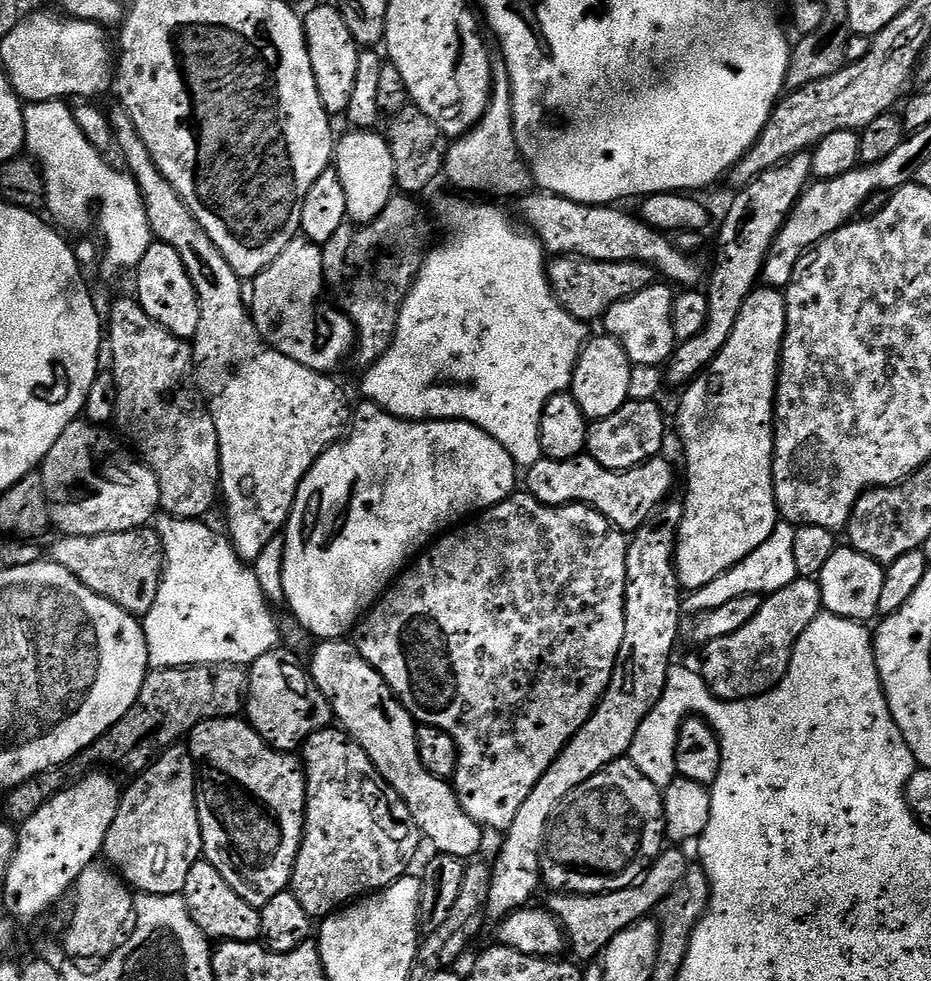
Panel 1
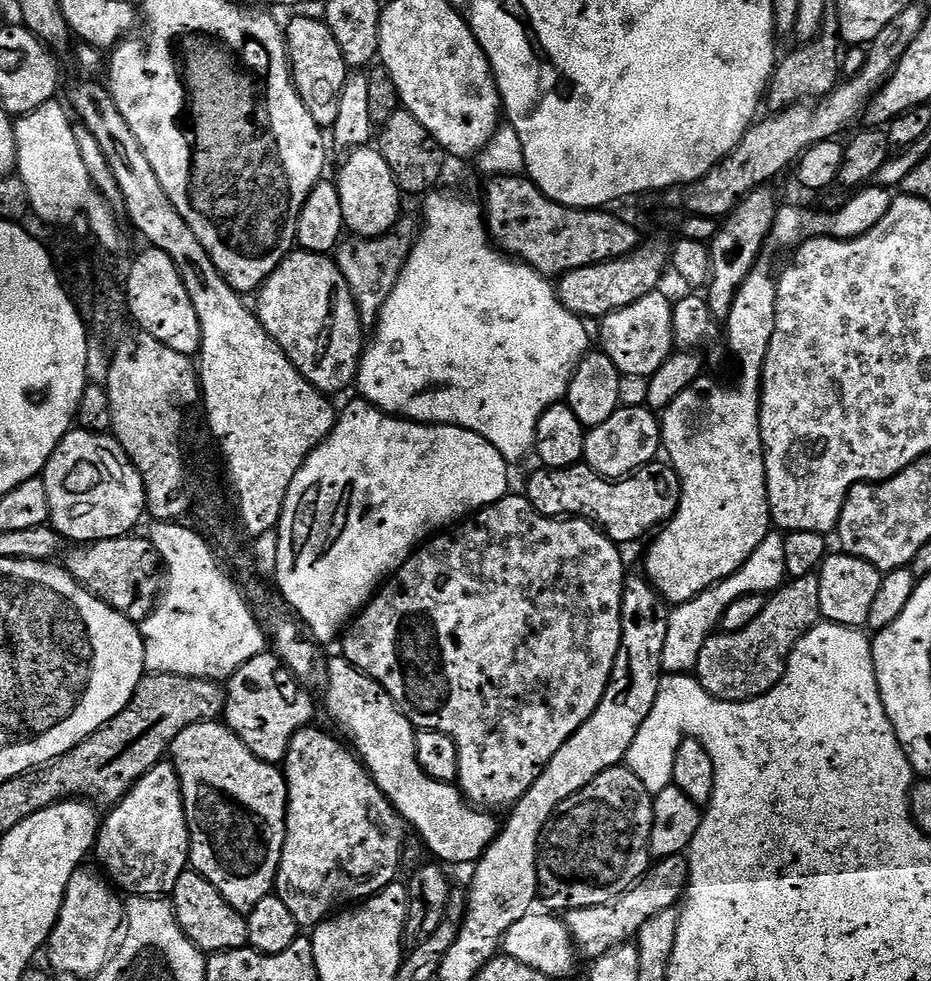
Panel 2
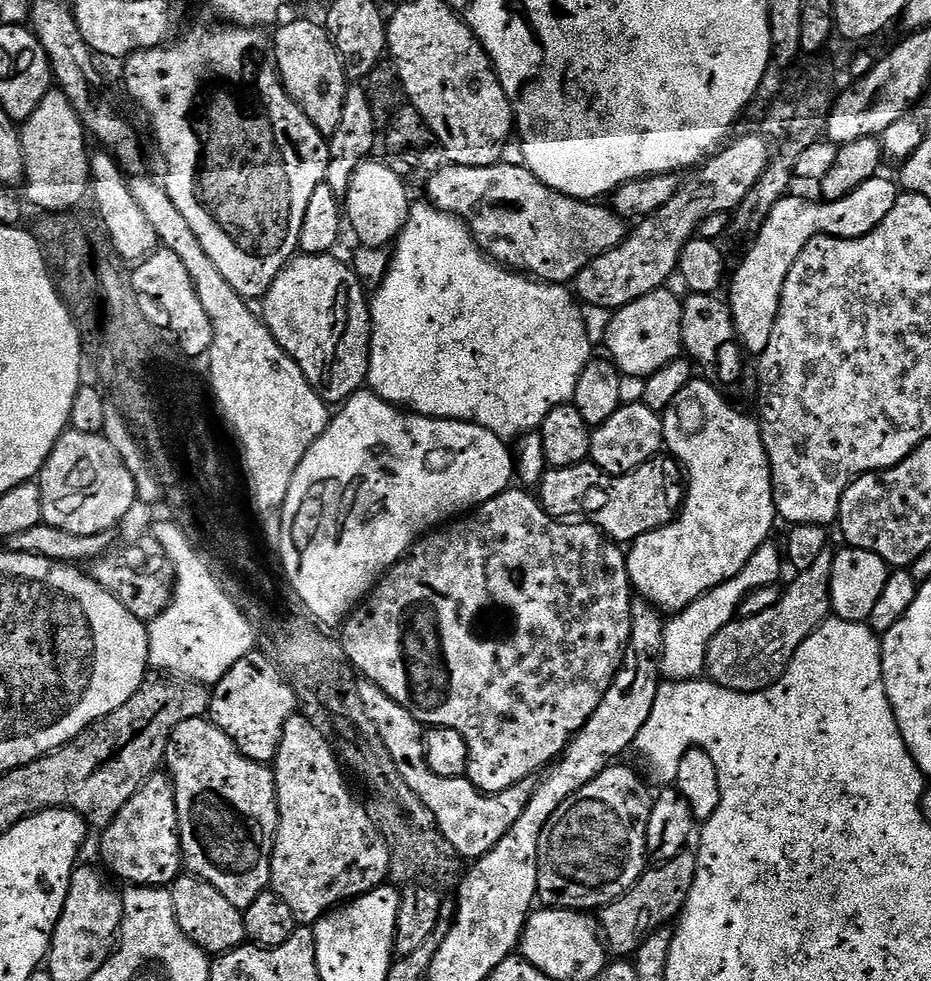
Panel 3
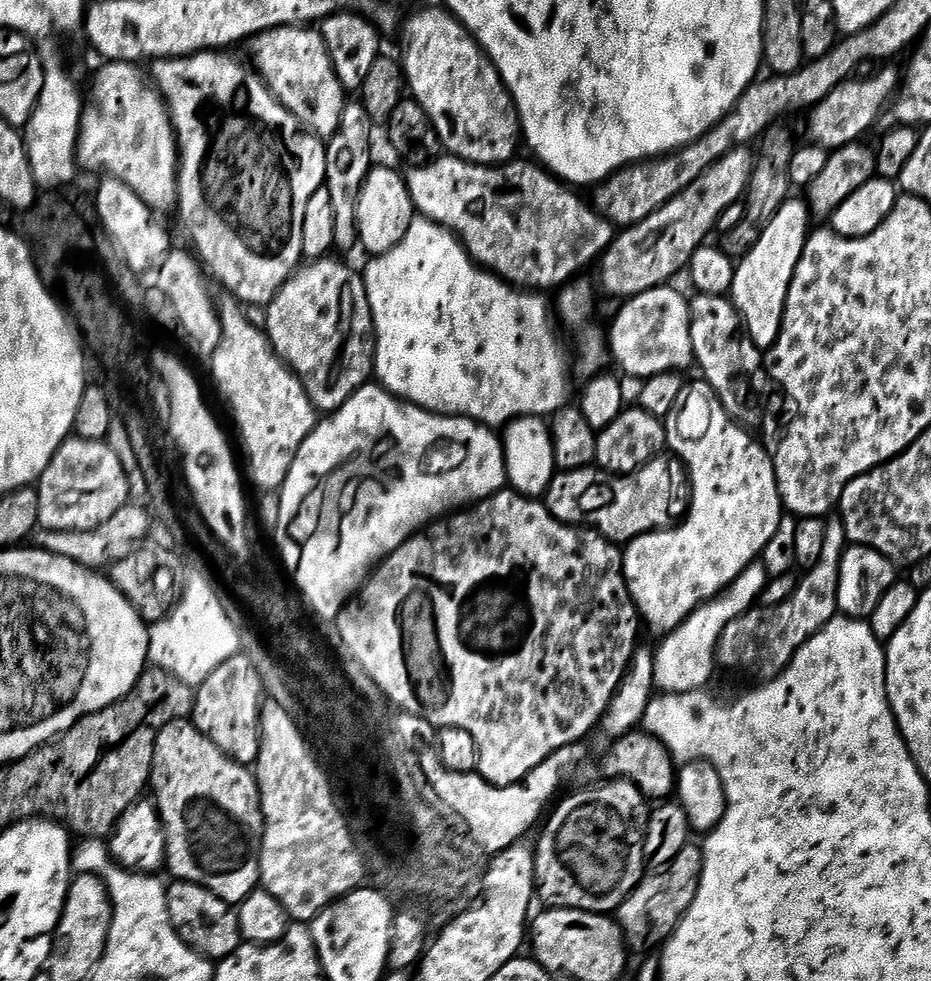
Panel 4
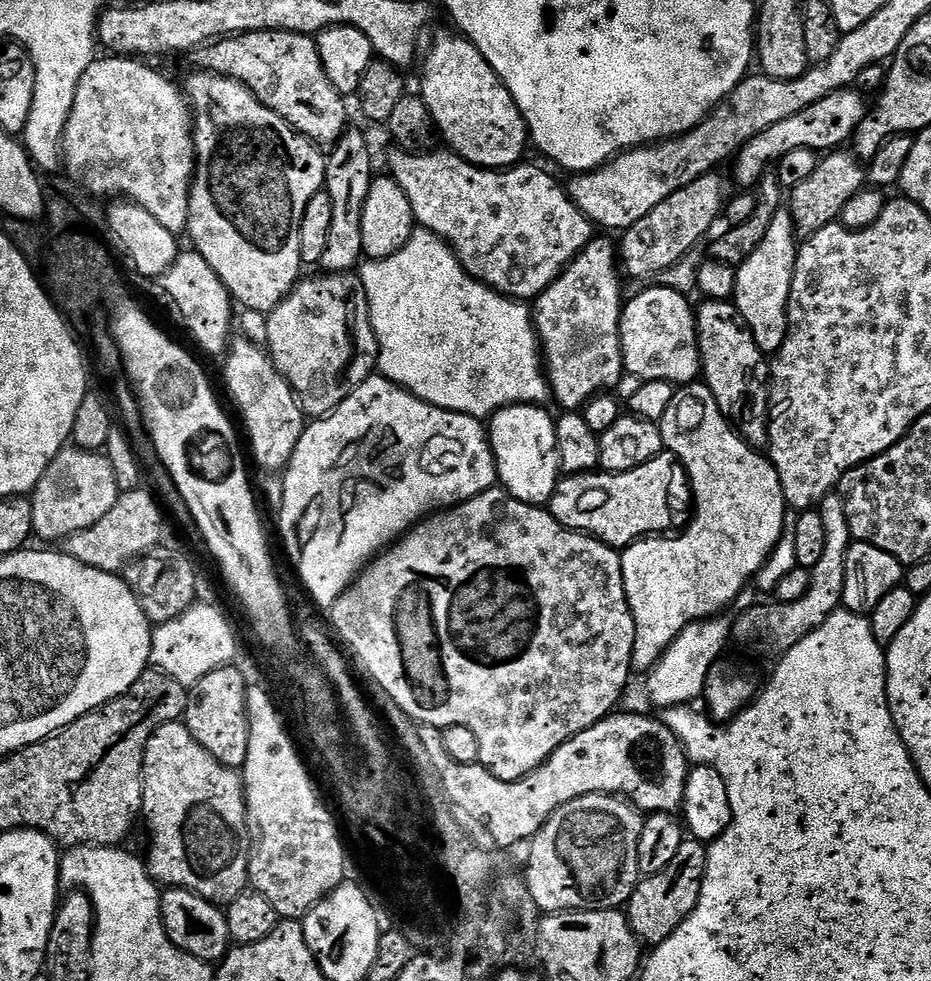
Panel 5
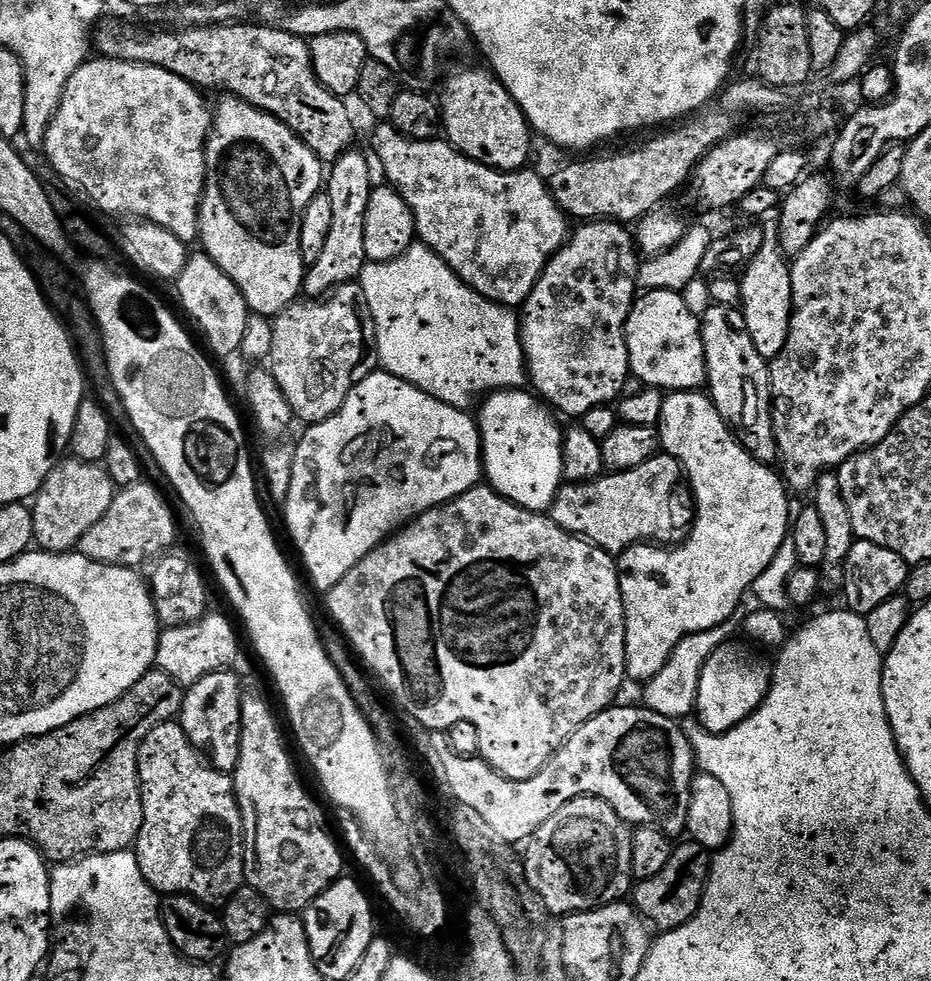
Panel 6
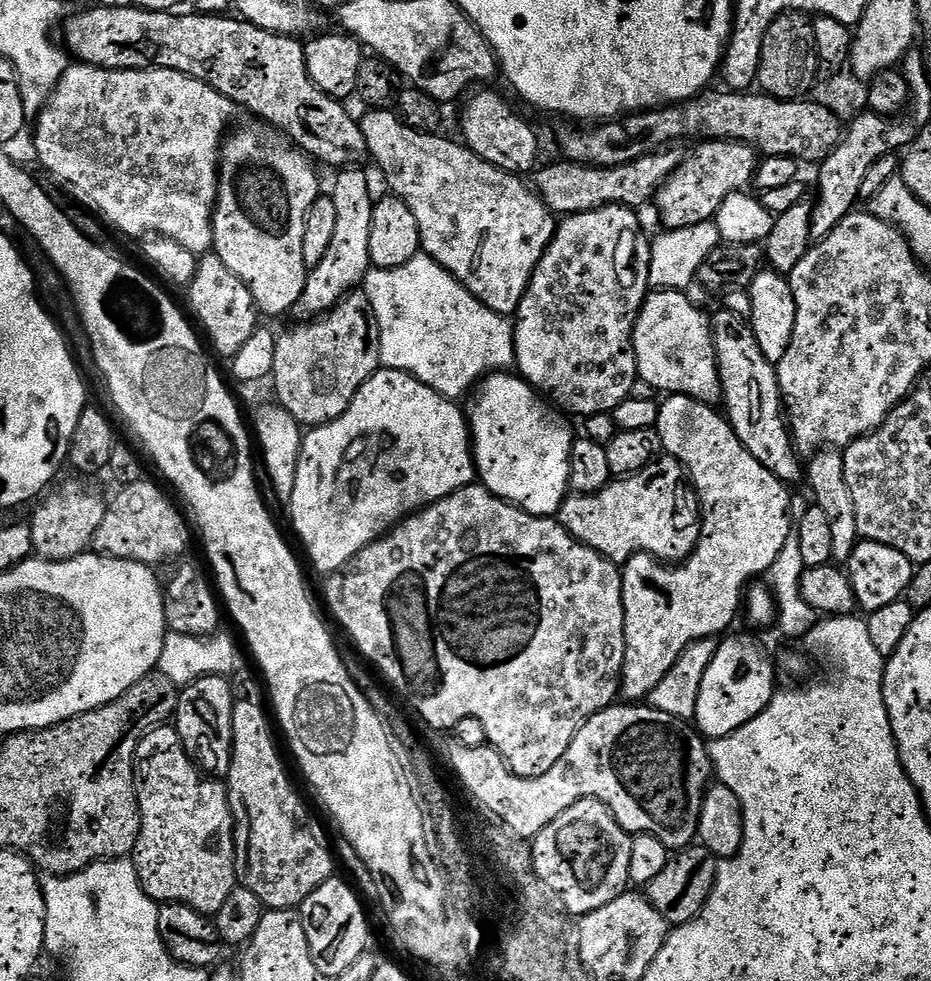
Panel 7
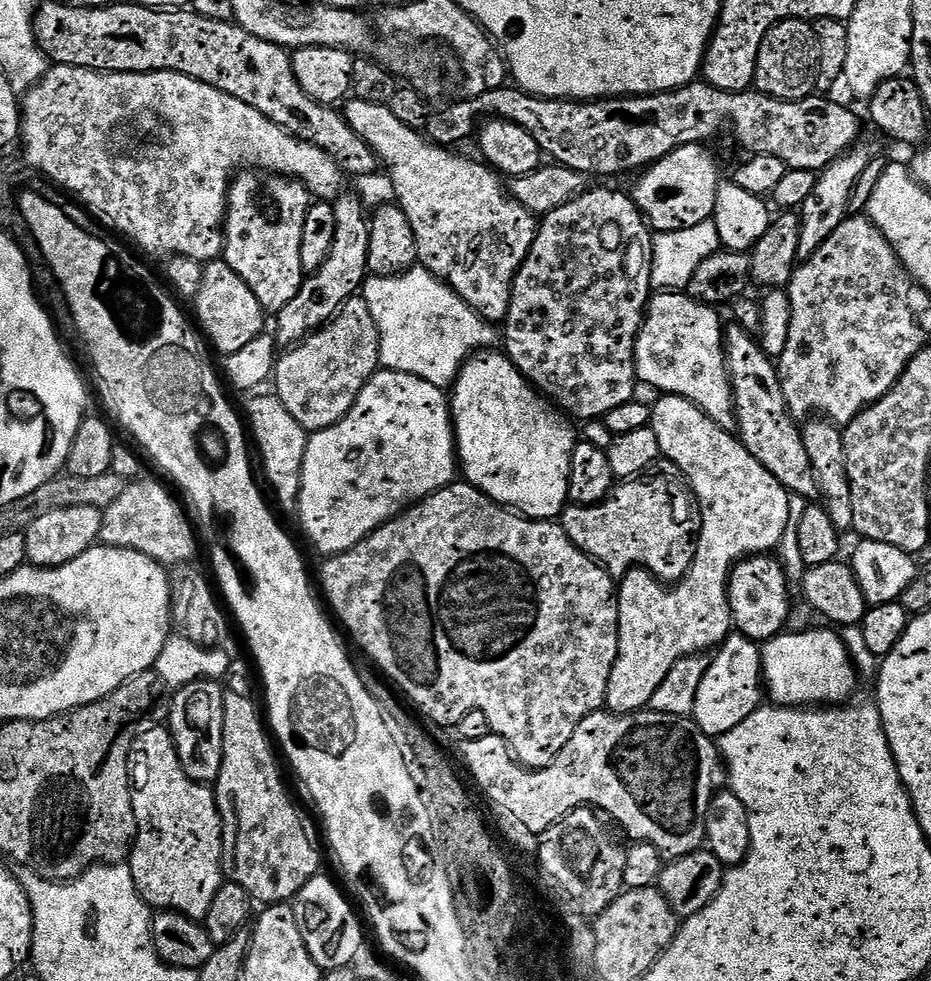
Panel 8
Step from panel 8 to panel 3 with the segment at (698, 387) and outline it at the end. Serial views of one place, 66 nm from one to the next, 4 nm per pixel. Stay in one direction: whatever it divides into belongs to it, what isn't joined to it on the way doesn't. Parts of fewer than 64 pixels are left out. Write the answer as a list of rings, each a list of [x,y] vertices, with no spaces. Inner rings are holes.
[[[669,290],[651,292],[634,302],[630,302],[625,308],[617,308],[611,313],[612,321],[608,324],[608,352],[613,364],[620,369],[623,375],[638,375],[645,378],[653,376],[662,366],[666,366],[671,360],[679,360],[682,356],[682,314],[684,305],[681,297],[676,297]]]

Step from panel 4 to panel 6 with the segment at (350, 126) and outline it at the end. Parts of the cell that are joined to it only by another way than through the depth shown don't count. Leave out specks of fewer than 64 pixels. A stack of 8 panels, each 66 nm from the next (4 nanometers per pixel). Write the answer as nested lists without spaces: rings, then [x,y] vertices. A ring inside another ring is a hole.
[[[357,150],[343,152],[331,161],[326,176],[326,191],[334,209],[334,223],[330,225],[330,234],[326,237],[326,247],[318,262],[307,265],[304,273],[303,295],[308,298],[323,298],[332,289],[351,284],[359,277],[366,258],[366,206],[370,206],[370,194],[374,187],[372,168],[368,160]]]

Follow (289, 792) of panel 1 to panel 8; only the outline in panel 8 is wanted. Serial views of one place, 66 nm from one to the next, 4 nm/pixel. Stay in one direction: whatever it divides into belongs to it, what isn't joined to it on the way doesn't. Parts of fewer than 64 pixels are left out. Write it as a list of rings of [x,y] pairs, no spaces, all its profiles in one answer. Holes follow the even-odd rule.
[[[167,727],[151,728],[132,744],[128,759],[132,778],[132,805],[136,815],[136,841],[132,843],[130,867],[138,894],[152,910],[181,912],[186,918],[203,922],[210,914],[214,894],[226,882],[224,874],[224,823],[216,805],[215,791],[209,785],[194,782],[182,770]]]

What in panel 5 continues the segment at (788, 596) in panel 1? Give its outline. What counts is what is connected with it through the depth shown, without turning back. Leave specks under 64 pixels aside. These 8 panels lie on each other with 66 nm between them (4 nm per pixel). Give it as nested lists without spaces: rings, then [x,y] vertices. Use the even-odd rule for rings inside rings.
[[[833,494],[822,498],[818,505],[822,518],[822,526],[826,530],[826,547],[822,549],[822,558],[818,566],[810,570],[810,586],[798,602],[771,602],[764,605],[753,603],[752,607],[741,611],[740,617],[735,617],[732,625],[732,640],[740,643],[748,652],[756,656],[773,656],[779,658],[786,655],[806,634],[818,630],[826,618],[830,618],[844,602],[844,587],[846,586],[846,554],[848,547],[854,543],[850,534],[850,522],[846,518],[846,506],[840,495]]]

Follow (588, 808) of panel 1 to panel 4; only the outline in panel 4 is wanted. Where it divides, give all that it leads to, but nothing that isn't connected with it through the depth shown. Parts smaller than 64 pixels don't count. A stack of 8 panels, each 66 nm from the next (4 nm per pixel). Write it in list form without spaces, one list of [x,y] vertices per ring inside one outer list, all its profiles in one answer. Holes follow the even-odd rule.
[[[608,778],[603,782],[605,784],[584,788],[573,796],[565,795],[551,809],[547,817],[548,825],[545,826],[540,841],[535,841],[535,895],[539,902],[541,900],[548,908],[569,908],[601,914],[615,913],[621,902],[636,889],[640,879],[646,875],[644,835],[650,815],[649,801],[640,788],[628,780]]]

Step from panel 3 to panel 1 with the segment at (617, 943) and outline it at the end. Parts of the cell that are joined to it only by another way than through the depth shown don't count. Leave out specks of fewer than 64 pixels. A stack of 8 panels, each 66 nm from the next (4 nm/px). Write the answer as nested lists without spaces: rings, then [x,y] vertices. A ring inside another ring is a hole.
[[[665,847],[648,871],[622,890],[600,892],[597,896],[587,896],[577,892],[549,895],[548,904],[546,903],[547,911],[555,916],[564,929],[570,952],[572,948],[573,954],[581,956],[584,962],[595,961],[618,933],[632,924],[637,924],[639,920],[651,917],[661,902],[674,890],[674,886],[682,882],[682,874],[686,874],[690,866],[690,860],[680,852],[683,851],[679,847]]]

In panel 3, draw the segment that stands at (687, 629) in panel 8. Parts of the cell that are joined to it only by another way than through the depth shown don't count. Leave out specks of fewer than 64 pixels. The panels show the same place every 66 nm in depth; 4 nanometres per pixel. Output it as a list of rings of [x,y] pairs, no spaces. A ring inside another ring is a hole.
[[[693,378],[686,390],[682,390],[682,394],[678,394],[678,398],[674,398],[672,405],[662,413],[667,451],[686,473],[682,511],[665,528],[647,532],[631,541],[626,555],[628,578],[632,581],[633,589],[664,614],[682,611],[702,594],[714,590],[714,586],[734,578],[734,574],[738,574],[742,566],[750,562],[754,553],[769,543],[772,523],[778,520],[772,497],[774,481],[759,423],[753,417],[752,421],[746,413],[739,412],[727,398],[715,383],[704,378]]]

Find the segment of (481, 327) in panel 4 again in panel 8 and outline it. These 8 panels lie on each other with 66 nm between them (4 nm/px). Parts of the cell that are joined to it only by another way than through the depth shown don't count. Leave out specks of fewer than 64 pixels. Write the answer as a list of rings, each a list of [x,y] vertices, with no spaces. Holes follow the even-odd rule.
[[[422,267],[411,268],[401,276],[369,275],[364,281],[362,295],[366,306],[370,306],[370,314],[374,314],[374,322],[378,322],[380,335],[380,363],[389,372],[414,374],[434,386],[447,389],[455,384],[460,367],[468,361],[468,357],[493,347],[498,340],[491,323],[483,320],[469,304],[462,302],[458,294],[449,284],[443,284],[434,274]]]

